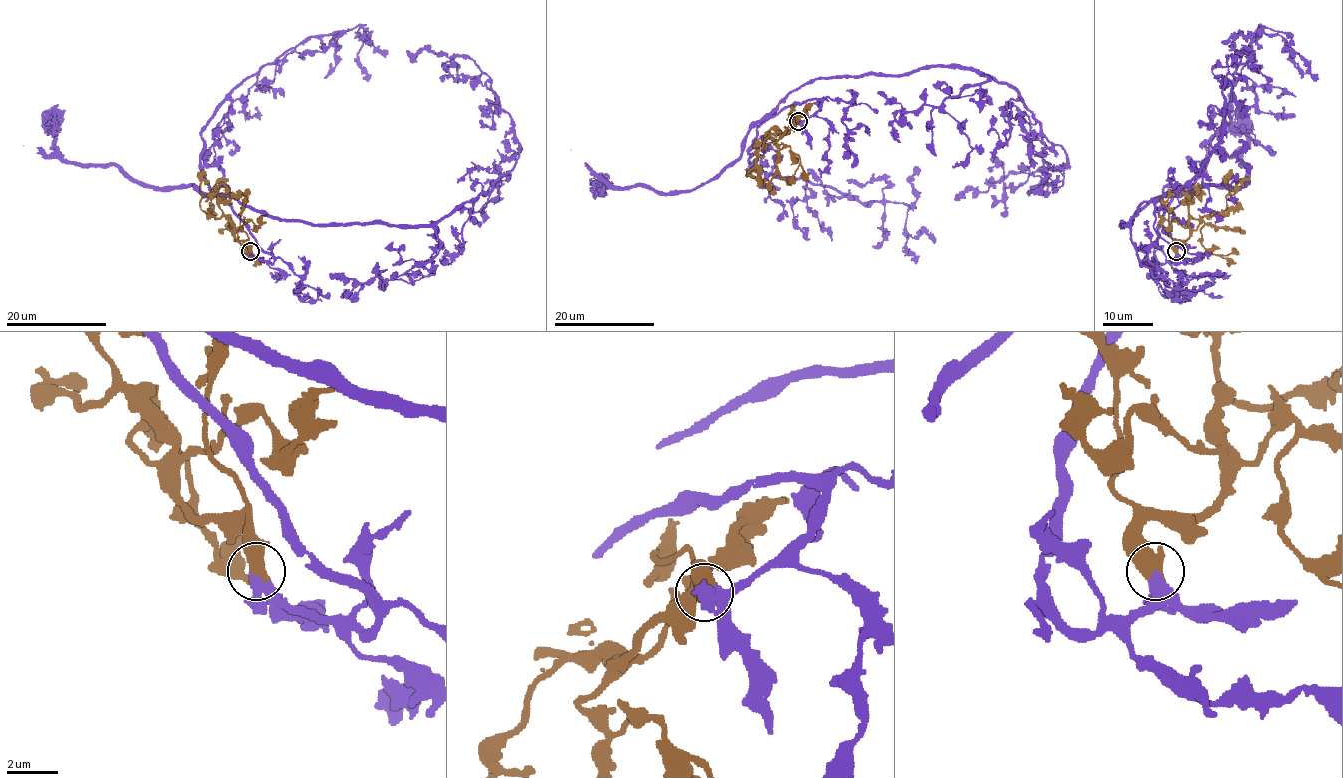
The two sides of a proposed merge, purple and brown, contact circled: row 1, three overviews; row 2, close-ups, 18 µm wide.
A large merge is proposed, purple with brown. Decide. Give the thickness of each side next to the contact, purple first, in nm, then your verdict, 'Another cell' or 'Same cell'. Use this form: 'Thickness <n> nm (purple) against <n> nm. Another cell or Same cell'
Thickness 550 nm (purple) against 600 nm. Same cell

